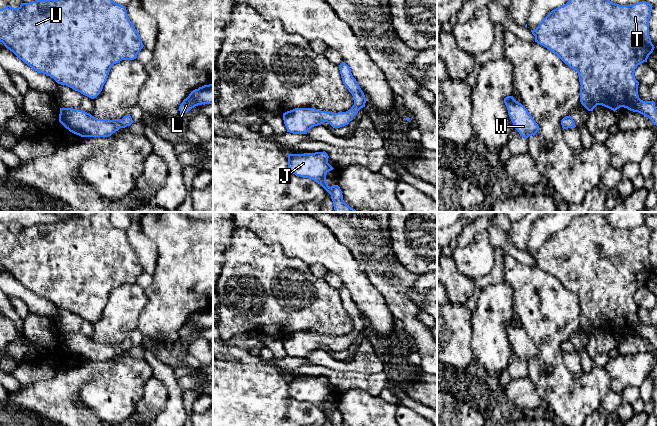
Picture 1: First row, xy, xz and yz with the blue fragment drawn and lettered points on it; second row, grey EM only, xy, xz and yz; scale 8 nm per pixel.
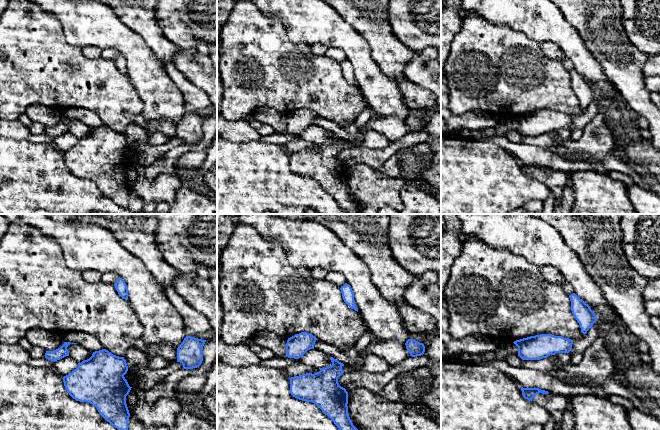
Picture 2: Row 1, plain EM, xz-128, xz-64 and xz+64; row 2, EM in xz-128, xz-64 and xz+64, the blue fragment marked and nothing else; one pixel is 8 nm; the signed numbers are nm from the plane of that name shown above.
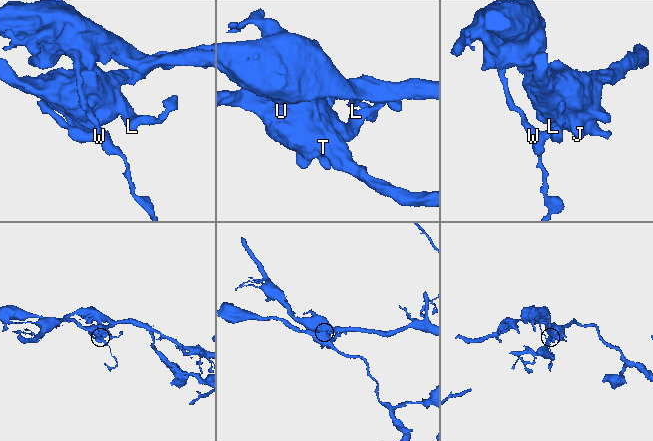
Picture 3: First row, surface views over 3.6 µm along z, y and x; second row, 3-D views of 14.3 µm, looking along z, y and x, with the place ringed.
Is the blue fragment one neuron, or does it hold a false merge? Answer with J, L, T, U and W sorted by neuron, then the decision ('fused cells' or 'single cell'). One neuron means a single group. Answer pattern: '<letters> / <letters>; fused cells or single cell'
J L T U / W; fused cells

